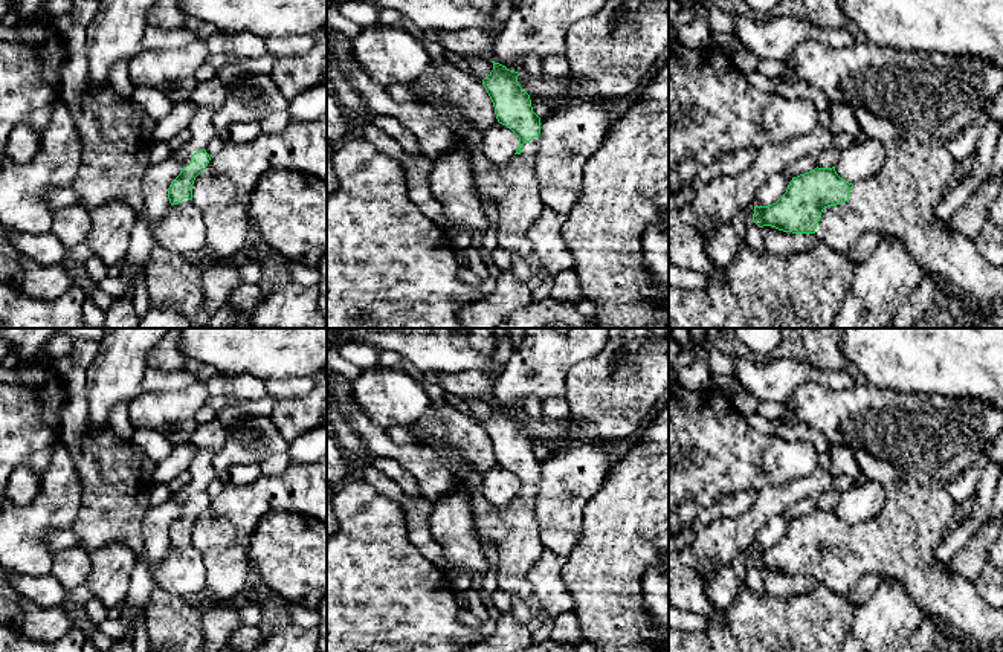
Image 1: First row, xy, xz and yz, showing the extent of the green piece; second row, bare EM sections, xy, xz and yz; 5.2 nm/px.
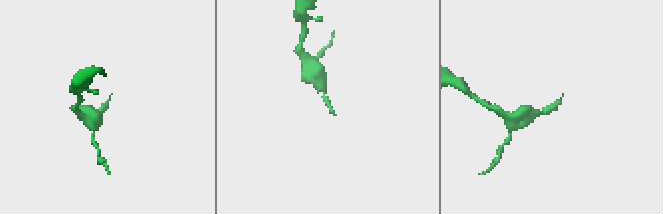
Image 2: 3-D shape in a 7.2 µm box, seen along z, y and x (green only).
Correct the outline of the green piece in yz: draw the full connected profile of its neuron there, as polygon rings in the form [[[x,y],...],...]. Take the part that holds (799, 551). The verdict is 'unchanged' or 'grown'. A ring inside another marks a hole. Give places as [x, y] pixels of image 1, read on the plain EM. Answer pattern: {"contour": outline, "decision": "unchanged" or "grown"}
{"contour": [[[863,449],[853,452],[861,475],[884,487],[885,502],[876,518],[853,527],[843,522],[837,516],[835,508],[817,508],[809,515],[792,519],[786,534],[776,545],[754,548],[753,563],[759,570],[771,568],[783,574],[814,576],[821,585],[827,586],[838,596],[847,596],[849,591],[869,574],[899,579],[905,583],[910,596],[928,612],[936,615],[940,623],[950,626],[968,650],[1003,652],[1003,611],[986,605],[976,592],[974,585],[956,577],[948,565],[934,563],[934,551],[960,516],[962,508],[942,489],[928,486],[914,475],[895,467],[889,461],[873,457]]], "decision": "grown"}

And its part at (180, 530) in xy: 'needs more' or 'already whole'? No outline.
needs more

